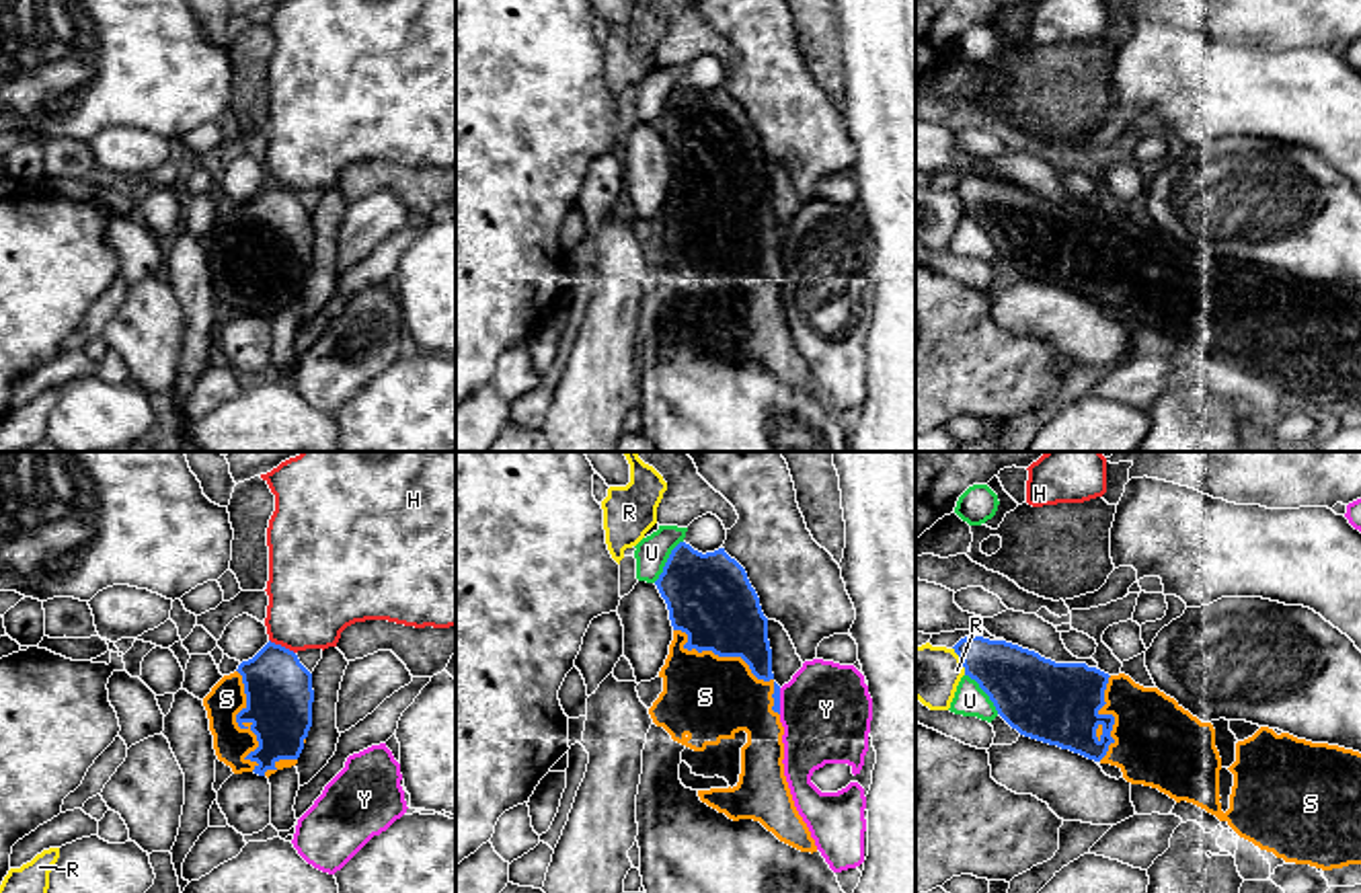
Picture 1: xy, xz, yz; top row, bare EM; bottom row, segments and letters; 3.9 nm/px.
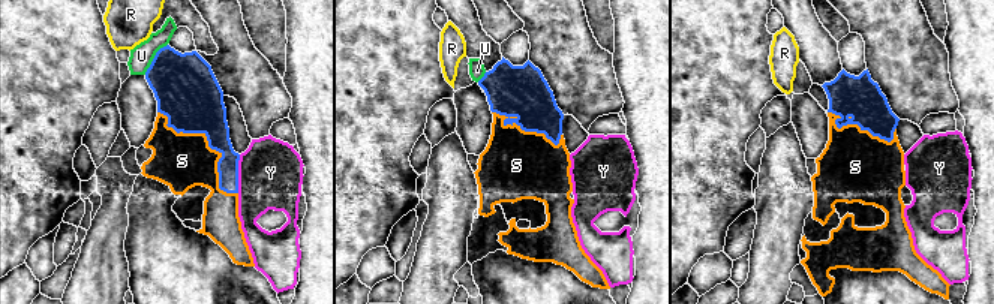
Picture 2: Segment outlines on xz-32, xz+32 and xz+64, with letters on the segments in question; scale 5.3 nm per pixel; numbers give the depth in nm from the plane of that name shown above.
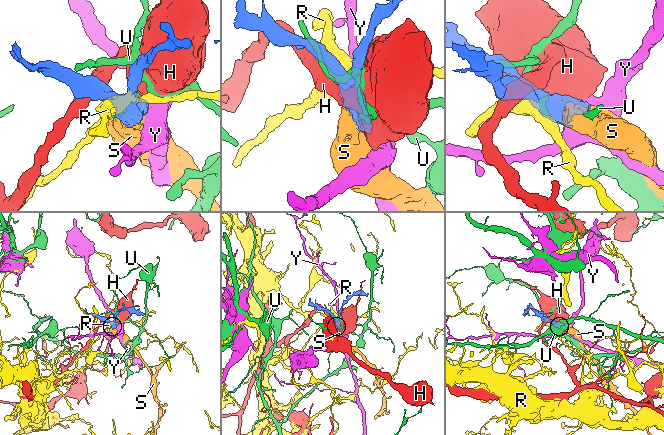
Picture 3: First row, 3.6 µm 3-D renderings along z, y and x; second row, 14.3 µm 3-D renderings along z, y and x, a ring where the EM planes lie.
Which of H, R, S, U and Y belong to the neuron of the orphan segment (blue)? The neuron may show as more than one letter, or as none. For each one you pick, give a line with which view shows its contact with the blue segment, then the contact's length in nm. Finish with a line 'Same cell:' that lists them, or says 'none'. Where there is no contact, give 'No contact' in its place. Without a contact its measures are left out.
S: Touches blue in xz. Shared border 550 nm
Same cell: S

